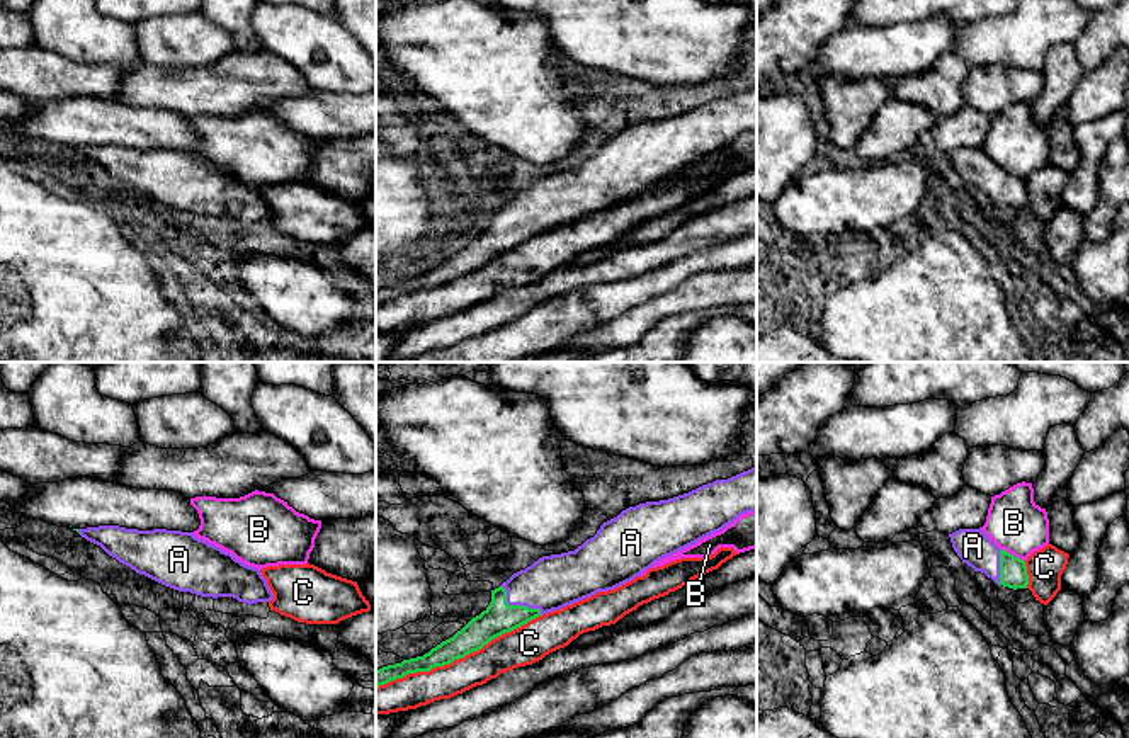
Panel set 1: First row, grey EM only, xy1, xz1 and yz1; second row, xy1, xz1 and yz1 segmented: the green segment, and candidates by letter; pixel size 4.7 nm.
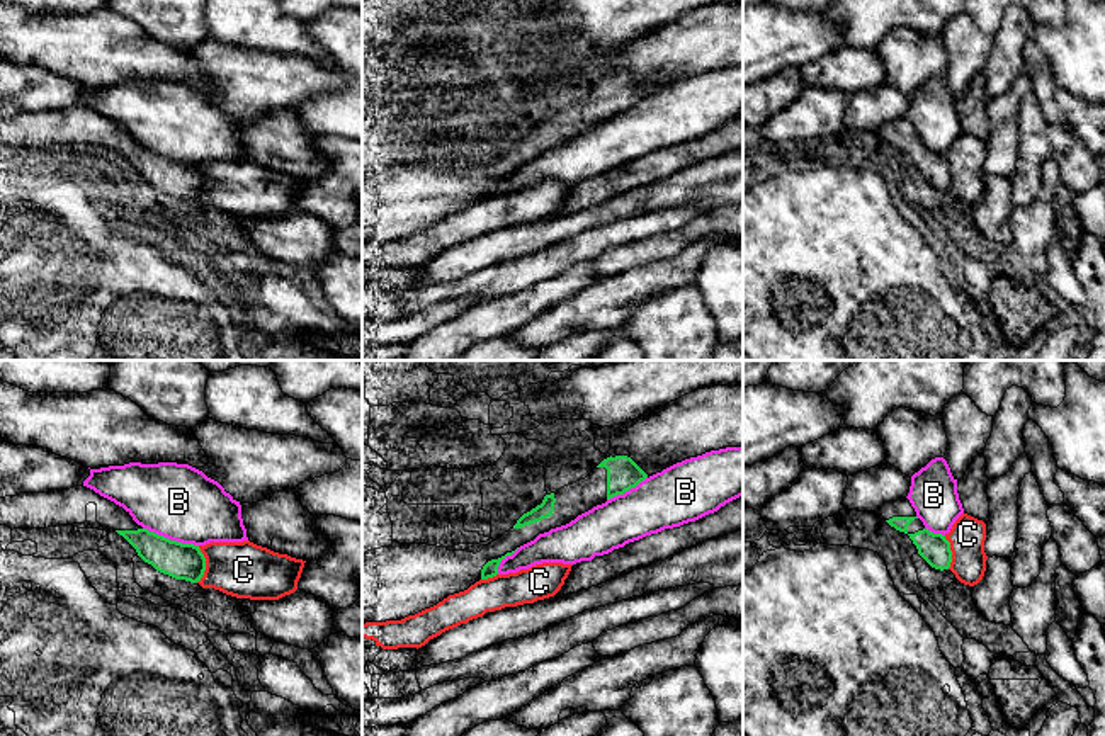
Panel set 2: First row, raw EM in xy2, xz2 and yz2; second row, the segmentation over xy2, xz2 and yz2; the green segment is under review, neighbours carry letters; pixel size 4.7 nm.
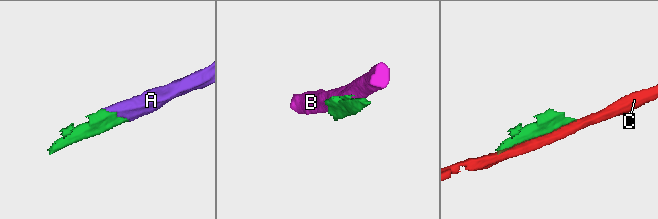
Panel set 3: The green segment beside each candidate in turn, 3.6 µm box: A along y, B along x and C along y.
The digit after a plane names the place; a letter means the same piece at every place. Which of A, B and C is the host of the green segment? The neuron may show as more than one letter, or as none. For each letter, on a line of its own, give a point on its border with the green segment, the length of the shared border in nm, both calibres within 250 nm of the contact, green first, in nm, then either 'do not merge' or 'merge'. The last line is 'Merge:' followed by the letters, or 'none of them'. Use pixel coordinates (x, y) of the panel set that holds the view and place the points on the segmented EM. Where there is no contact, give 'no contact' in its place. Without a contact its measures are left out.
A: meets green in xz1 at (517, 606); contact 240 nm long; 150 nm thick on the green side, 260 nm on the other; merge
B: meets green in xy2 at (169, 539); contact 280 nm long; 180 nm thick on the green side, 360 nm on the other; do not merge
C: meets green in xz1 at (458, 658); contact 850 nm long; 140 nm thick on the green side, 170 nm on the other; do not merge
Merge: A

